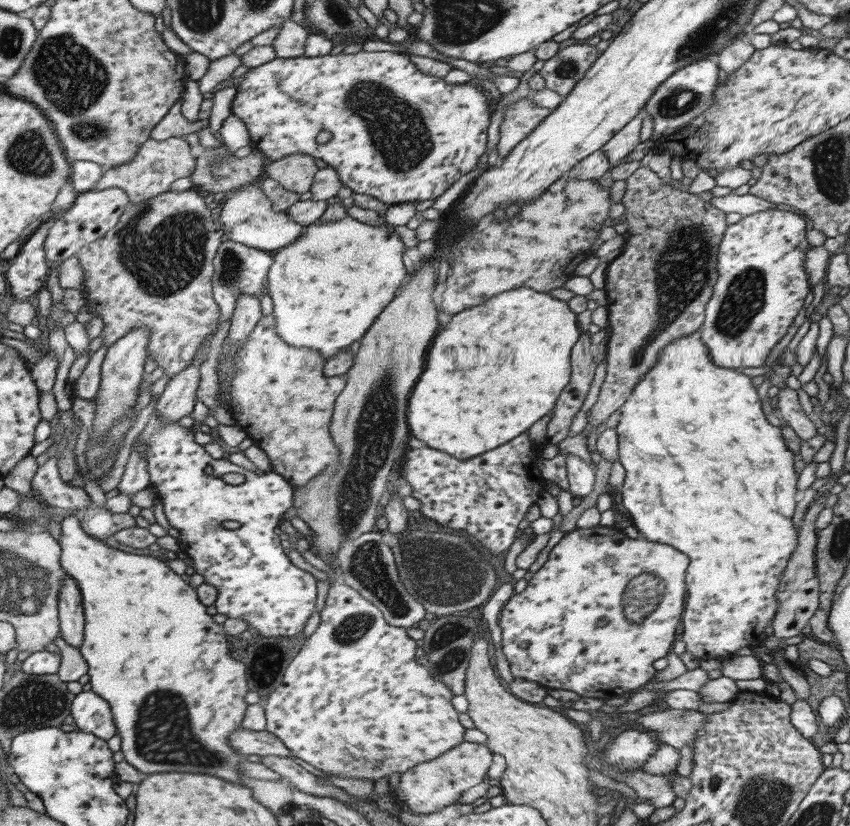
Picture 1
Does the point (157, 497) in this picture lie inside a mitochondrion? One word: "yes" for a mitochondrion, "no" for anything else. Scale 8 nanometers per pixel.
no

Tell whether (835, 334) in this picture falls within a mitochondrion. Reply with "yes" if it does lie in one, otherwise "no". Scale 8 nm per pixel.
no

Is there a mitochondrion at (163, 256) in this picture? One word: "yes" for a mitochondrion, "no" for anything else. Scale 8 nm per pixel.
yes

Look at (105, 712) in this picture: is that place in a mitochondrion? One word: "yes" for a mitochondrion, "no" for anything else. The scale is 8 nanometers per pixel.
no

